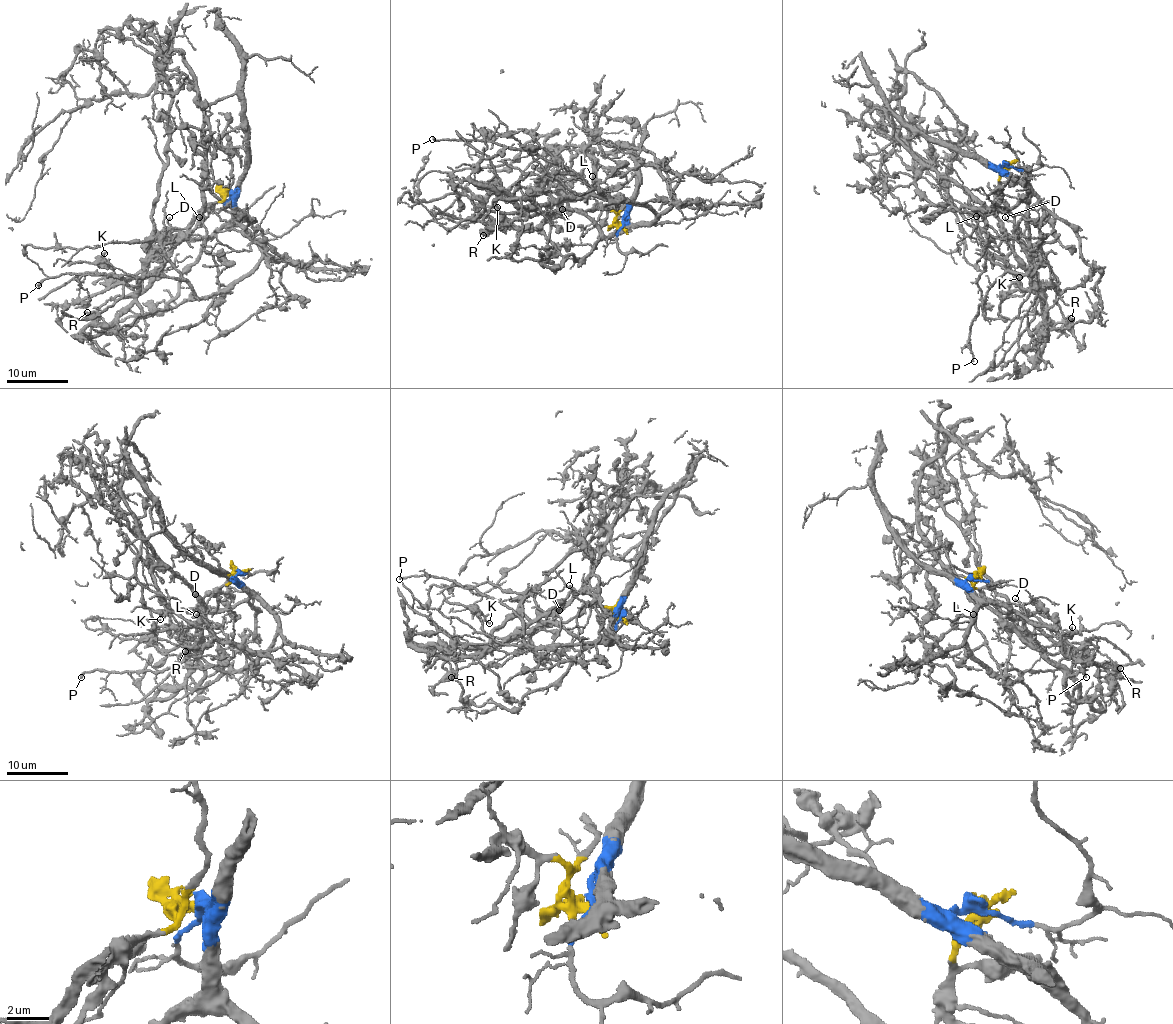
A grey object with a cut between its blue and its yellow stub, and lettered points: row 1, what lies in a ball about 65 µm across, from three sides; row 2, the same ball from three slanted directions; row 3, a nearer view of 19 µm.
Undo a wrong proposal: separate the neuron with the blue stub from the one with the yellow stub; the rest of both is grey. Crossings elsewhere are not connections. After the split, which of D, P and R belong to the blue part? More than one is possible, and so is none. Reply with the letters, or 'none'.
P

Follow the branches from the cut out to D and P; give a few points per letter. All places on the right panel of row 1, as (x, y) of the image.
D: (1007, 163), (999, 180), (999, 198), (1017, 227), (1004, 217)
P: (1005, 163), (999, 167), (1029, 191), (1031, 268), (1028, 272), (1003, 274), (979, 305), (968, 342), (974, 361)

